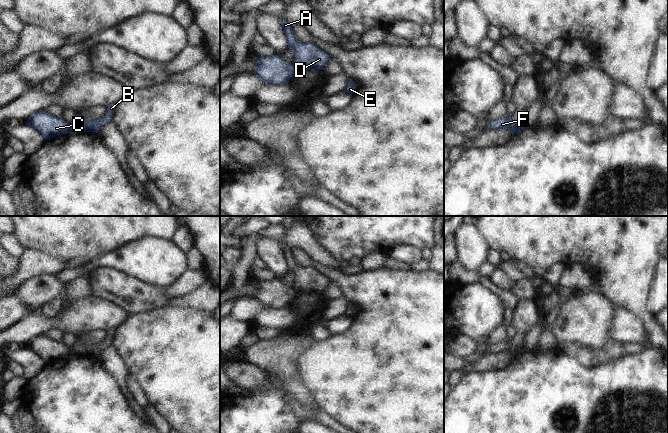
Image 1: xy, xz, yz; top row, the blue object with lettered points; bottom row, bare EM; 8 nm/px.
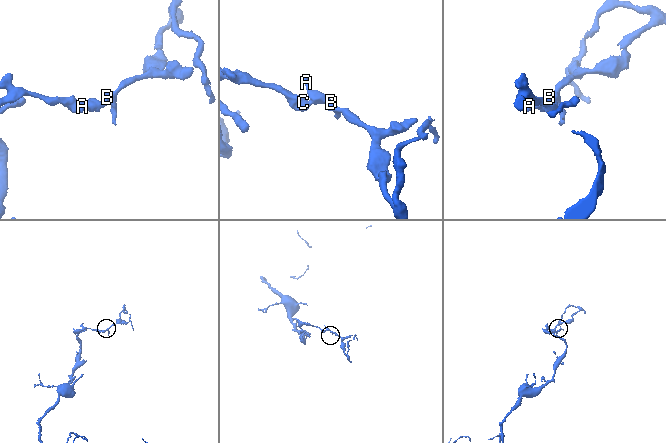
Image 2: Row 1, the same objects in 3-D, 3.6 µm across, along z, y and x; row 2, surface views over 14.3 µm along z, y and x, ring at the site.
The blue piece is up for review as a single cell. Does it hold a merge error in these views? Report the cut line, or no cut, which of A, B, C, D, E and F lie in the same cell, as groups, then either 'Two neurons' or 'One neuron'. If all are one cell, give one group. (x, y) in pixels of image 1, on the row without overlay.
Split along xy (70, 349), (68, 355). Groups: A B D E F / C. Two neurons.

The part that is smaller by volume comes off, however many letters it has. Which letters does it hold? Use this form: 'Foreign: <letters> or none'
Foreign: A, B, D, E, F

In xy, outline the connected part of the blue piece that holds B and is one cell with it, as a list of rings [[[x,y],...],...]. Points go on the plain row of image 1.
[[[116,329],[108,330],[107,337],[99,343],[85,343],[82,339],[77,338],[74,345],[70,348],[70,357],[93,356],[97,357],[106,347],[112,345]]]

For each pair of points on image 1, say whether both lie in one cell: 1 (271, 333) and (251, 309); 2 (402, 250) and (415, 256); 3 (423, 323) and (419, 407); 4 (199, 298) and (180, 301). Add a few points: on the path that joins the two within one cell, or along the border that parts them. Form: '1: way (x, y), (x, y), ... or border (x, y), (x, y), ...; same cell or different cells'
1: border (254, 325), (276, 328), (278, 330); different cells
2: way (405, 253), (412, 255); same cell
3: way (421, 344), (420, 386); same cell
4: way (194, 299), (185, 300); same cell

